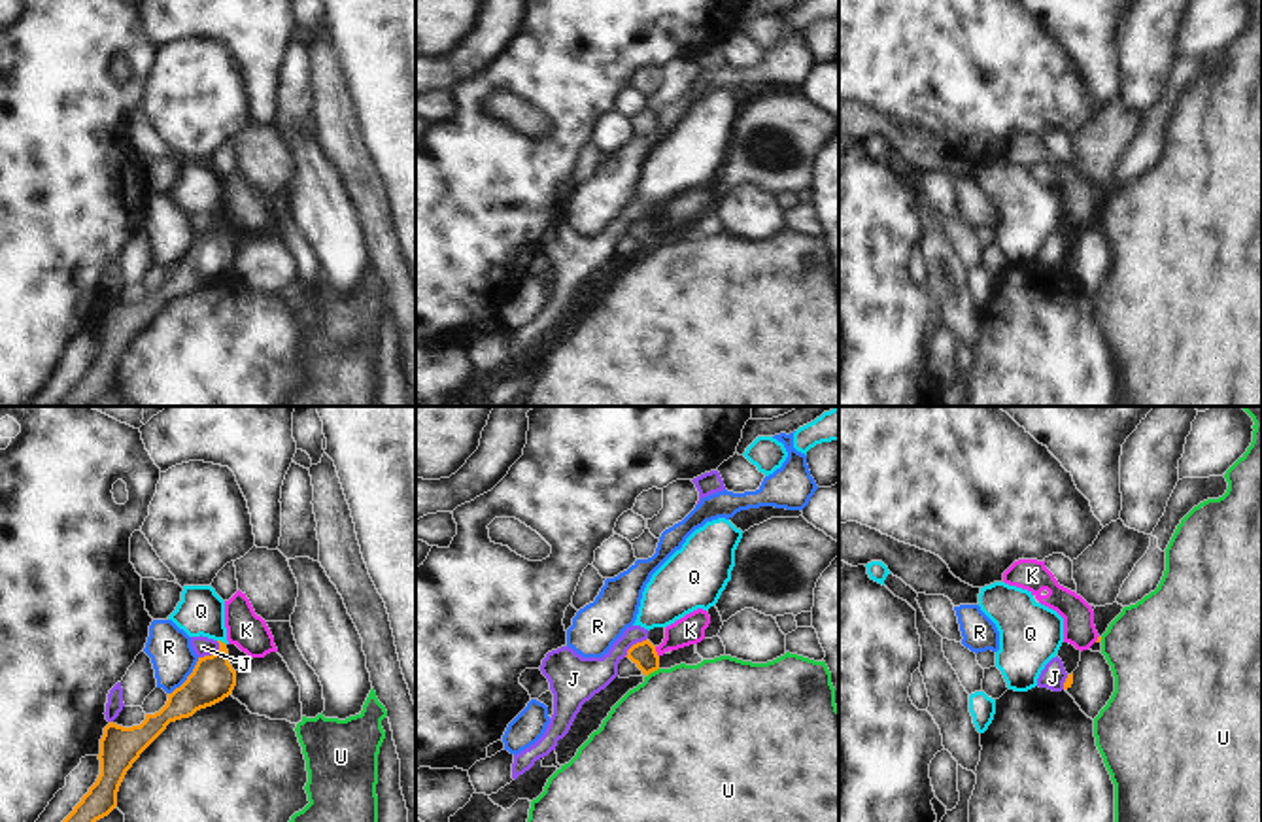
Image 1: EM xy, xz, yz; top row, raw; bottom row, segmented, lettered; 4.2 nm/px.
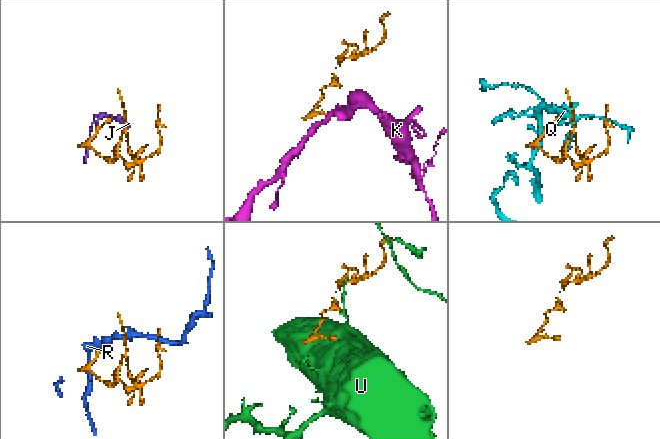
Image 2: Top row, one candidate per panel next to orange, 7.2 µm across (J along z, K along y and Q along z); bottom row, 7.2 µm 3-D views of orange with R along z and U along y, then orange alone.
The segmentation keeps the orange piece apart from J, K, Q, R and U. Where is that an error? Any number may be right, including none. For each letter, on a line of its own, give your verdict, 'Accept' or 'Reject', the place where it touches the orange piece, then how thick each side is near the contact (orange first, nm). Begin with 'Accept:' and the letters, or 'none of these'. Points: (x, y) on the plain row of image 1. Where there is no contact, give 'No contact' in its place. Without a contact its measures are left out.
Accept: K
J: Reject. Touches orange at xy (212, 231). Thickness 190 nm (orange) against 80 nm
K: Accept. Touches orange at xz (656, 229). Thickness 100 nm (orange) against 130 nm
Q: Reject. Touches orange at xy (220, 218). Thickness 190 nm (orange) against 200 nm
R: Reject. Touches orange at xy (187, 254). Thickness 190 nm (orange) against 190 nm
U: Reject. Touches orange at xz (652, 248). Thickness 100 nm (orange) against 480 nm

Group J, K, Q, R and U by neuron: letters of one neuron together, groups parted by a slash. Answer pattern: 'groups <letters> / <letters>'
groups J / K / Q / R / U

